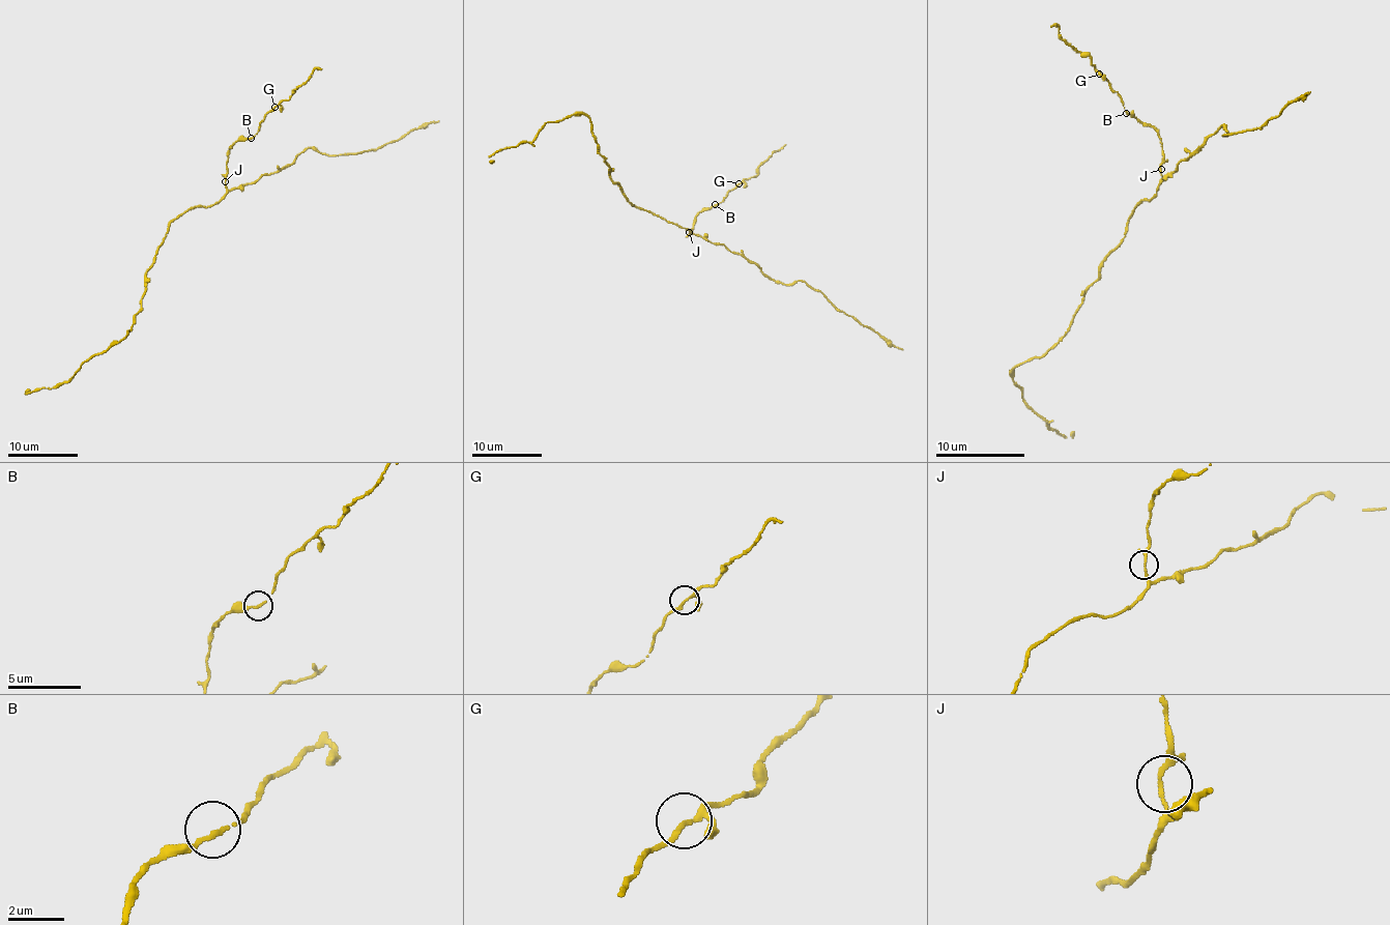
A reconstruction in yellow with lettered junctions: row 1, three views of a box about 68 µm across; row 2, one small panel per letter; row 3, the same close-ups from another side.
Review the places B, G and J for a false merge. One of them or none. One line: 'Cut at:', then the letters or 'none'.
Cut at: none

